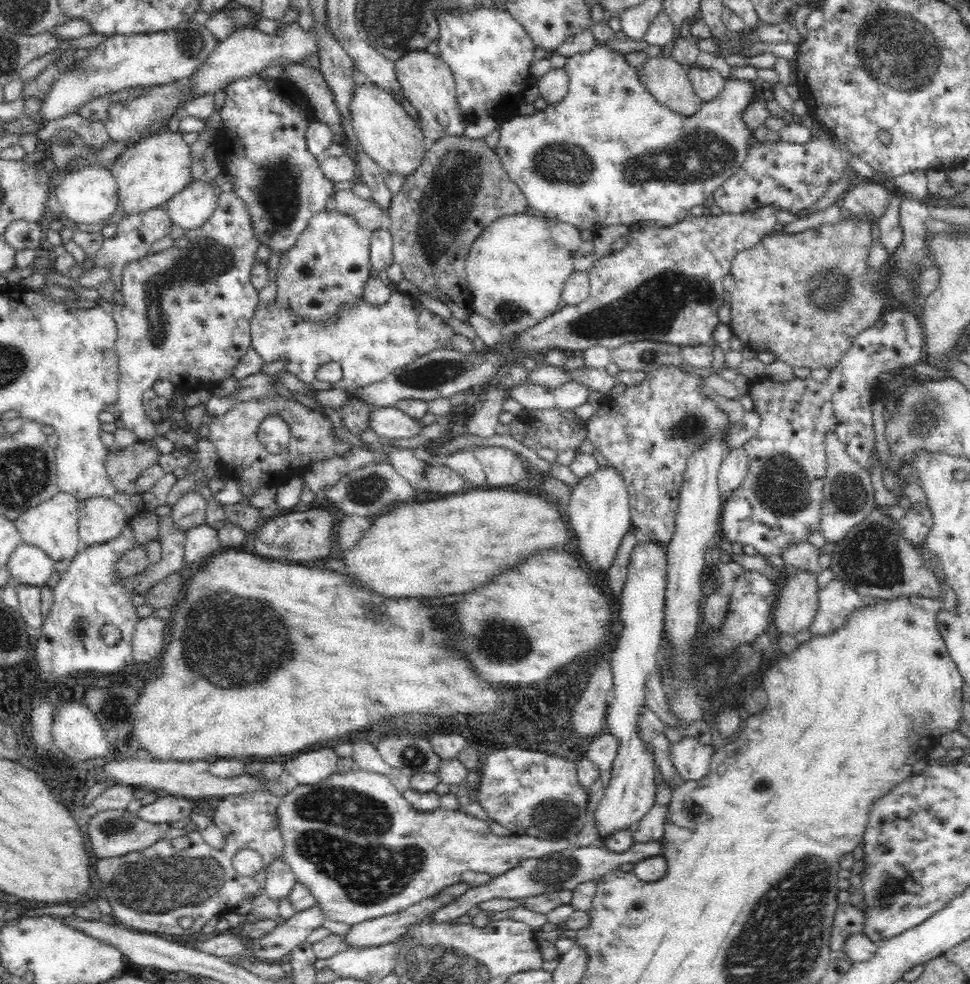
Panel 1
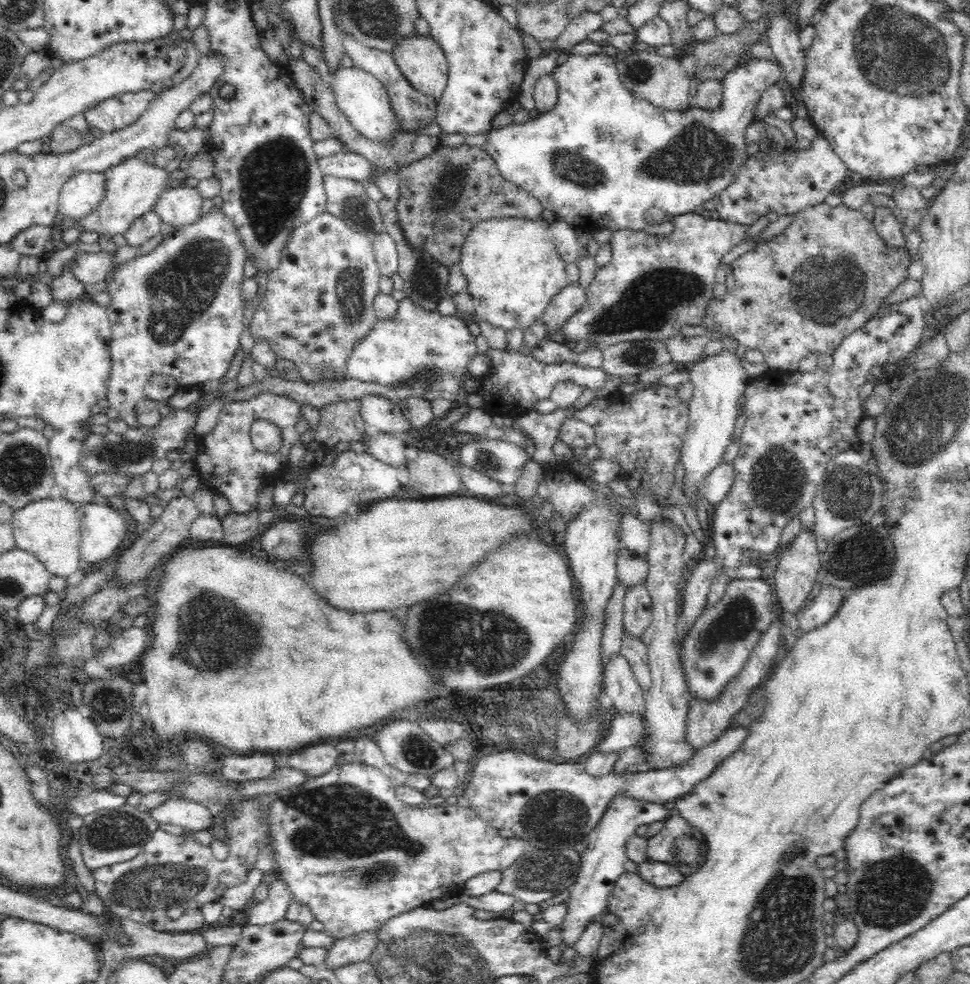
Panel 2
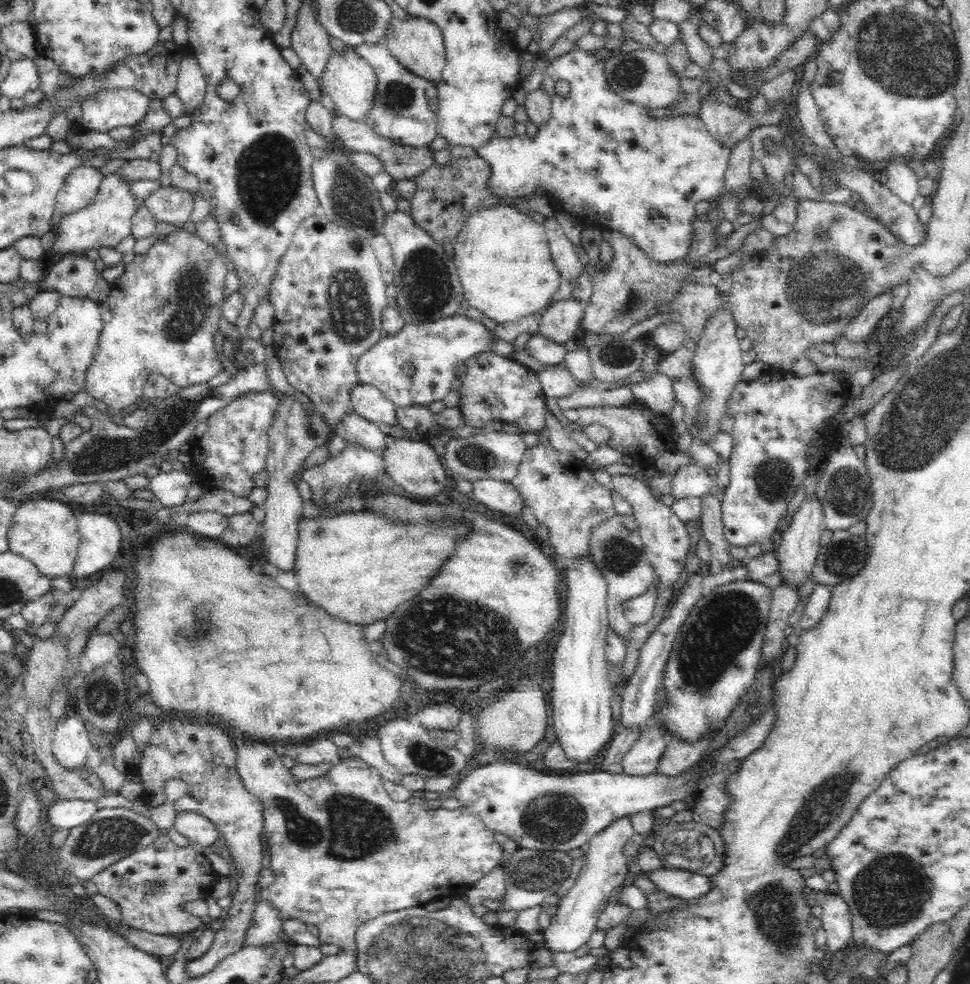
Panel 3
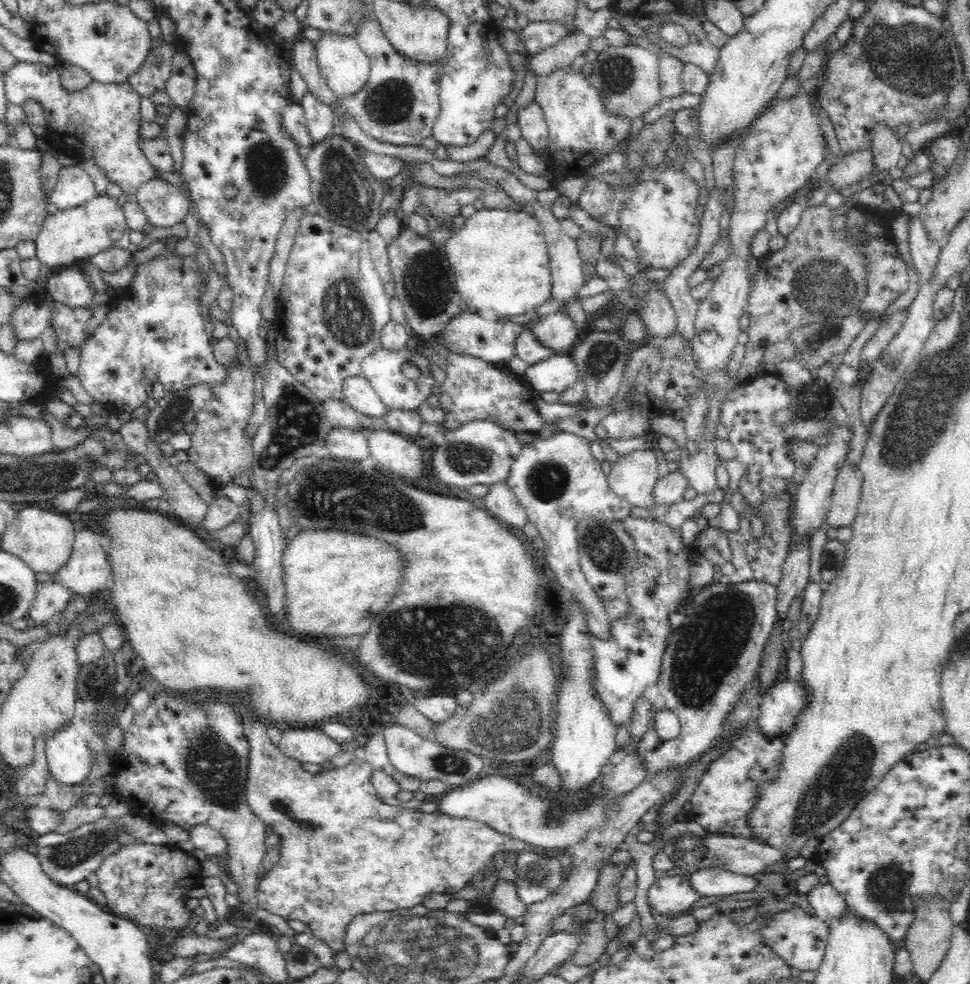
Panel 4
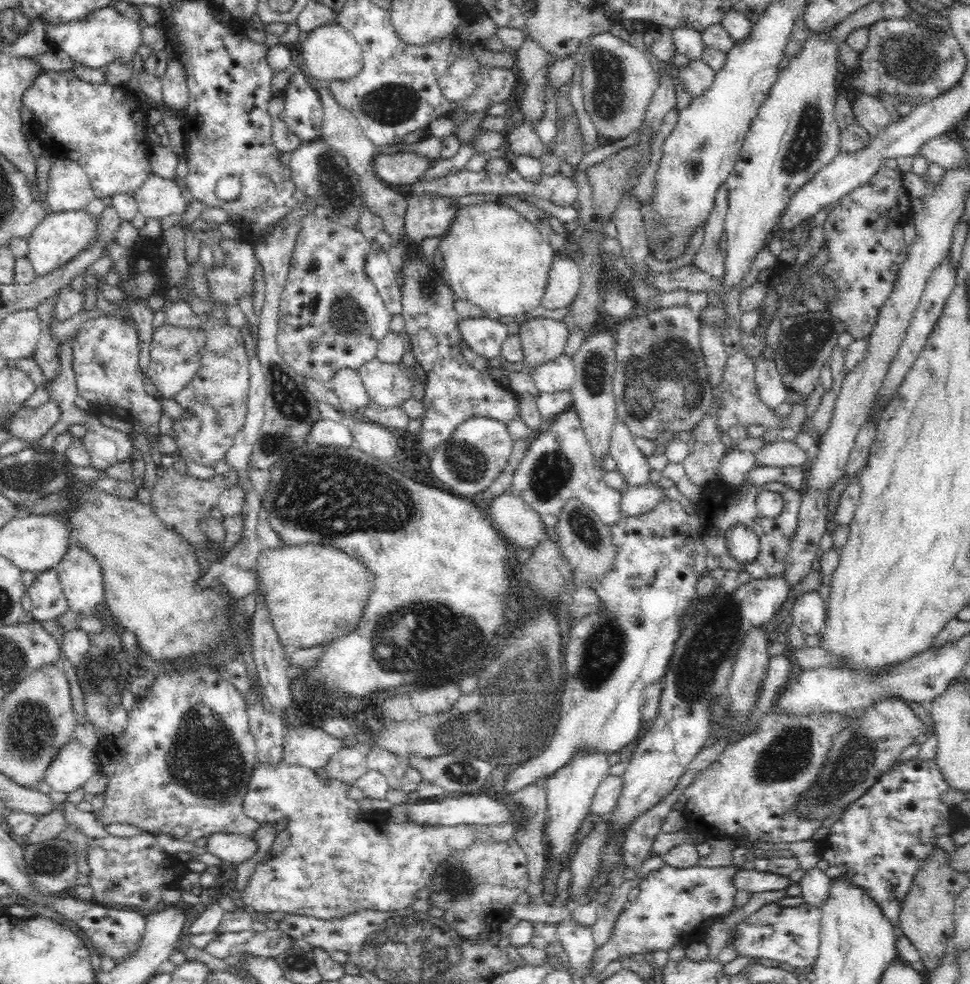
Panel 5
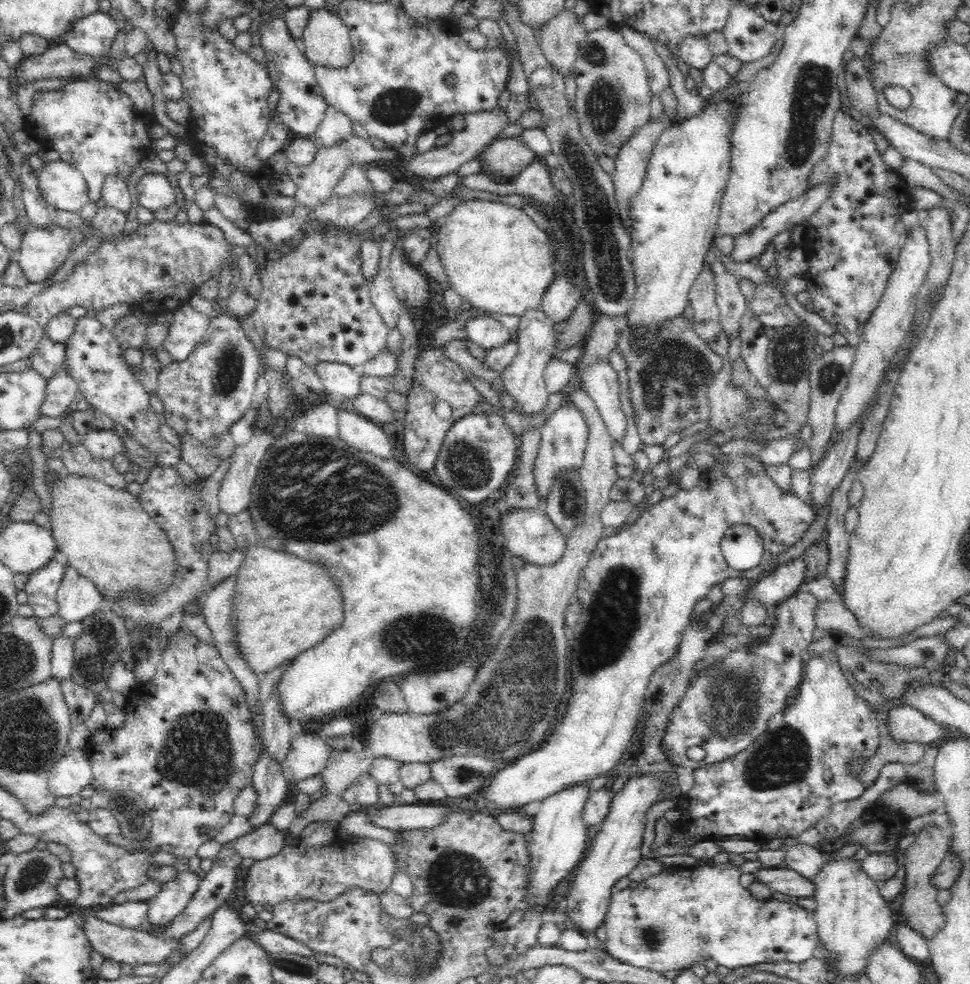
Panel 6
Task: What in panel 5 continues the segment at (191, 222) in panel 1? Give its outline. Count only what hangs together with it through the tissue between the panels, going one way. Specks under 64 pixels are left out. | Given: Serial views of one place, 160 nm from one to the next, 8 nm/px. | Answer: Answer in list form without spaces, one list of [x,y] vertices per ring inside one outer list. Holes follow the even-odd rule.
[[[150,175],[134,194],[139,212],[147,218],[162,220],[170,215],[181,216],[187,210],[180,188],[173,179]]]

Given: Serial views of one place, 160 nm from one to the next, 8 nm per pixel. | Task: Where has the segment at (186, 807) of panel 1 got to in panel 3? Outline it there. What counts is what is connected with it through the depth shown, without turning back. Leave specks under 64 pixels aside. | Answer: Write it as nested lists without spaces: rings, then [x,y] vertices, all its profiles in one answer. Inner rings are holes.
[[[193,810],[176,812],[172,825],[188,841],[198,843],[202,847],[211,846],[219,835],[219,830],[212,821]]]

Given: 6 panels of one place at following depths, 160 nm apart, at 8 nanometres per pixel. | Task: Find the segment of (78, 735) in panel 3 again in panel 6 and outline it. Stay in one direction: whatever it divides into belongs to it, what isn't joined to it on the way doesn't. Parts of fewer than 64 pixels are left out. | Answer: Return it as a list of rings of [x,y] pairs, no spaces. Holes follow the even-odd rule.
[[[85,748],[68,749],[48,774],[48,789],[55,796],[72,796],[92,783],[92,764]]]

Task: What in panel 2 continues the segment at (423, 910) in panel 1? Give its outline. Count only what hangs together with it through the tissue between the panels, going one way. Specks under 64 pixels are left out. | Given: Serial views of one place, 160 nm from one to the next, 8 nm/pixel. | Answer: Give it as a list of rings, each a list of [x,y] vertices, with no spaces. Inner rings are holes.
[[[377,930],[358,932],[352,936],[335,939],[325,958],[326,968],[336,968],[352,962],[369,959],[377,947]]]

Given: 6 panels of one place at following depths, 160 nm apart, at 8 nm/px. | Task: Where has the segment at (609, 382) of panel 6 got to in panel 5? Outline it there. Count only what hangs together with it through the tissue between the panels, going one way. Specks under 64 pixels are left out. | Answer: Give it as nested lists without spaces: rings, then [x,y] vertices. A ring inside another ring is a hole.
[[[617,418],[611,430],[608,454],[616,462],[615,470],[624,477],[627,490],[650,482],[652,468],[648,464],[648,456],[638,449],[630,429]]]

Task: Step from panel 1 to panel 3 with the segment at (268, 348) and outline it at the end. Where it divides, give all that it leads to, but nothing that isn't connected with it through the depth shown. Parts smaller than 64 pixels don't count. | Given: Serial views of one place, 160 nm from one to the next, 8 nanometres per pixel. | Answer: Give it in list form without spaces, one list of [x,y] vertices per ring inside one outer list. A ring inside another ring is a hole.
[[[452,315],[440,320],[426,322],[422,320],[411,320],[404,322],[404,326],[396,334],[382,334],[365,354],[359,357],[356,374],[358,382],[376,386],[384,396],[394,403],[394,406],[427,406],[430,402],[442,400],[456,386],[456,367],[465,364],[473,357],[485,351],[500,352],[502,356],[513,359],[515,350],[511,342],[494,341],[493,328],[486,322],[478,322],[468,319],[465,315]],[[405,365],[410,365],[412,373],[404,373]]]

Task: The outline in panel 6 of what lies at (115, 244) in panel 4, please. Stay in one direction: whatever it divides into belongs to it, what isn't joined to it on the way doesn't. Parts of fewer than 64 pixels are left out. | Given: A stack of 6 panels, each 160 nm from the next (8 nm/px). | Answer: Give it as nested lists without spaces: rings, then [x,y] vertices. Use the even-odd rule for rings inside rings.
[[[32,226],[23,233],[16,257],[29,283],[42,283],[52,277],[74,250],[74,233],[60,226]]]

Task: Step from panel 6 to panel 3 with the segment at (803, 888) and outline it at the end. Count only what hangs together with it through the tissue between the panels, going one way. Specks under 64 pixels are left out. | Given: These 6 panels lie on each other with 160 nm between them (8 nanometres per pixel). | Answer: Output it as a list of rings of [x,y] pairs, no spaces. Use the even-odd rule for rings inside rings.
[[[660,866],[644,873],[658,890],[684,899],[700,898],[712,888],[708,876],[698,874],[696,871],[666,869]]]

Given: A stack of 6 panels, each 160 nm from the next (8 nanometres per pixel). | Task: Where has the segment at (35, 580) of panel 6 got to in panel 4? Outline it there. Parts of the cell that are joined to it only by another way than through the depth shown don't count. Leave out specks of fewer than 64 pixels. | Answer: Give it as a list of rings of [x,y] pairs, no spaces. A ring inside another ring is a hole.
[[[52,580],[50,582],[38,583],[35,599],[28,611],[36,625],[43,624],[52,619],[61,610],[66,608],[68,600],[74,598],[60,584]]]

